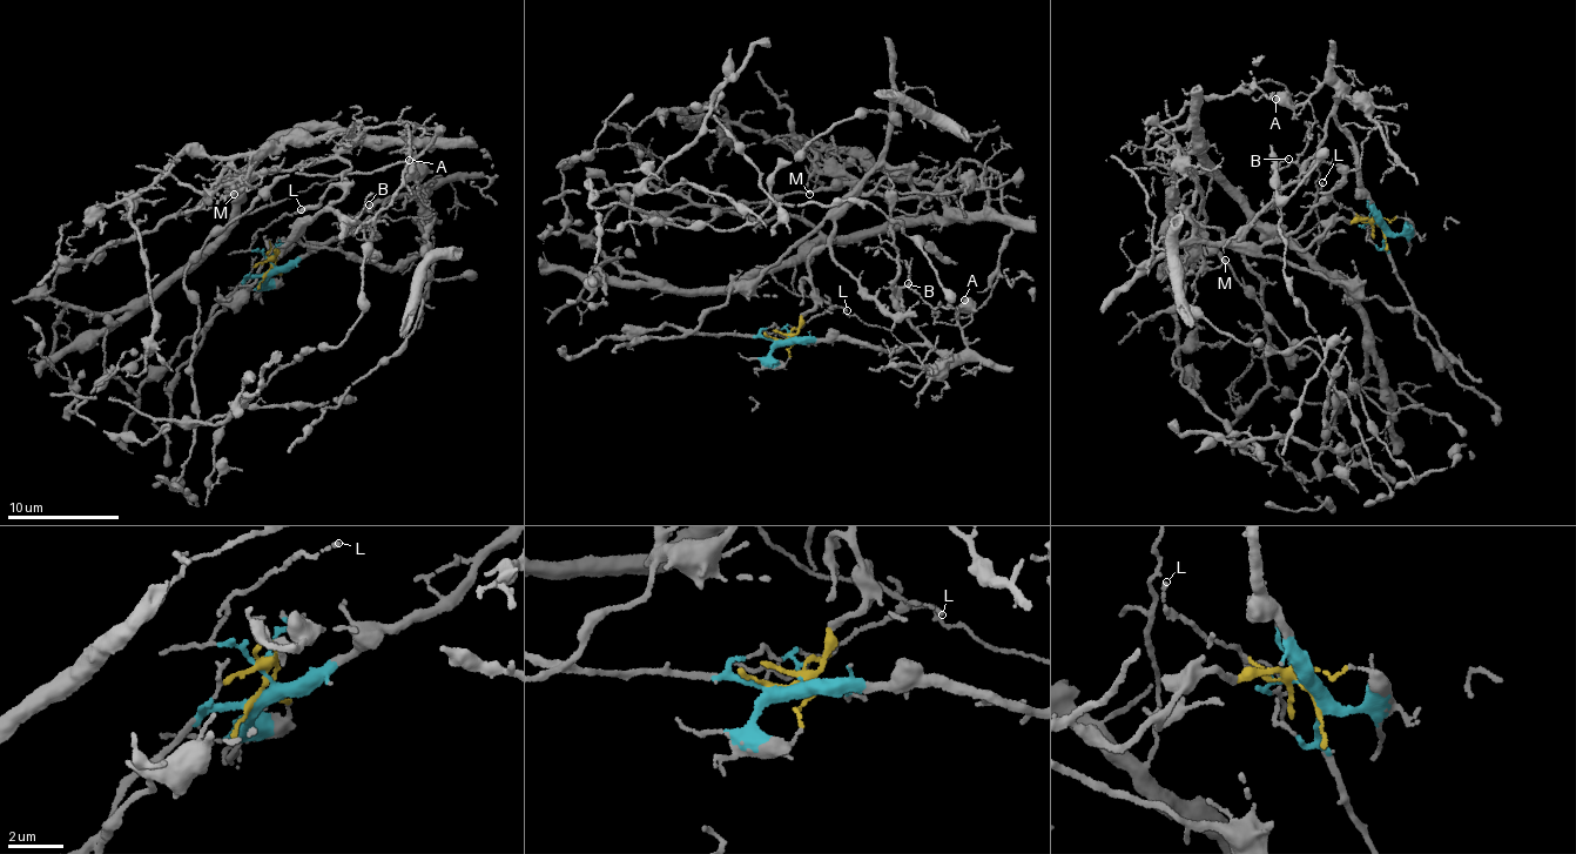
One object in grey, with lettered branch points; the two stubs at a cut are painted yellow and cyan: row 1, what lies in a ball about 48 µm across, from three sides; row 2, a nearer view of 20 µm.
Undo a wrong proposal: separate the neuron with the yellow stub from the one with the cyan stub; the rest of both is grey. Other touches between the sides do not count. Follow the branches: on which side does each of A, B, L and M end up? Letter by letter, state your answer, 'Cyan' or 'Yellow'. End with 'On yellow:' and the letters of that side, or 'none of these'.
A: Cyan
B: Cyan
L: Cyan
M: Yellow
On yellow: M

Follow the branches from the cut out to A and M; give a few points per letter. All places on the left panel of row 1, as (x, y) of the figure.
A: (270, 269), (316, 251), (348, 230), (364, 209), (429, 189), (430, 182), (419, 181), (408, 159)
M: (270, 269), (298, 216), (344, 186), (351, 167), (335, 159), (278, 169), (235, 194)

